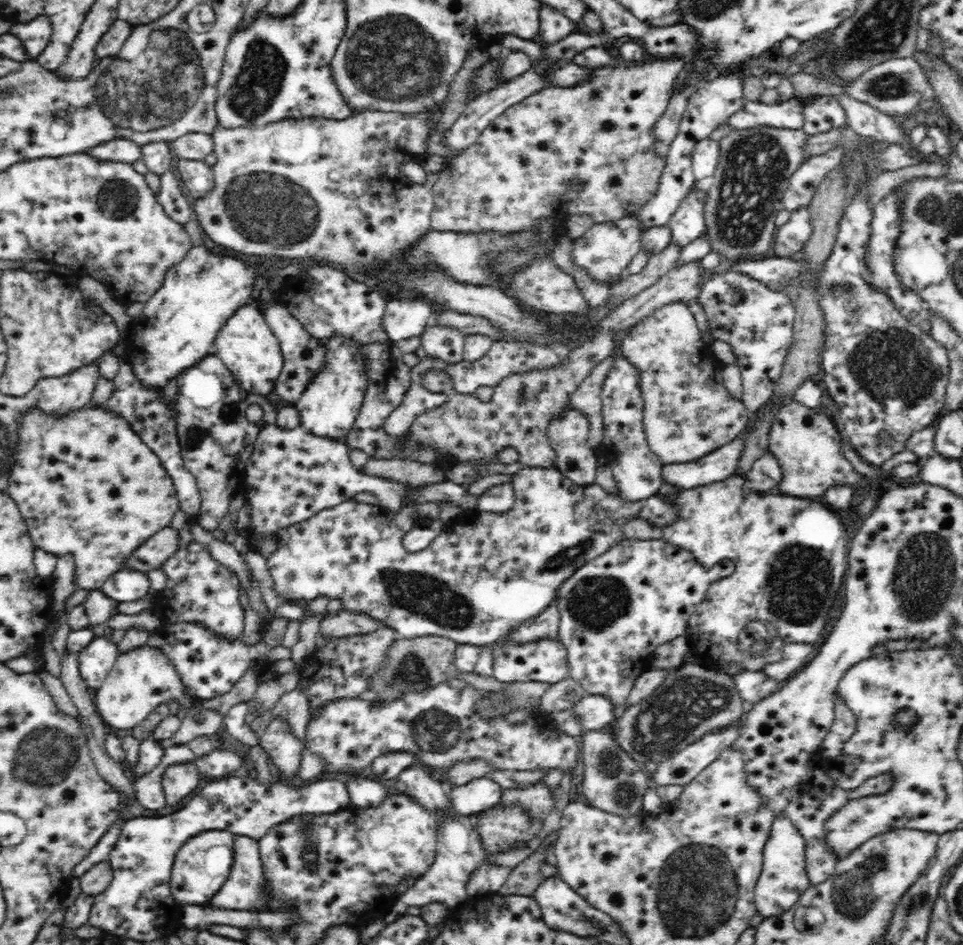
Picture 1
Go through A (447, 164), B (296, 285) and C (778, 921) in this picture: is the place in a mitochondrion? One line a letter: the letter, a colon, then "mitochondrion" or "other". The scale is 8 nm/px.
A: other
B: other
C: other

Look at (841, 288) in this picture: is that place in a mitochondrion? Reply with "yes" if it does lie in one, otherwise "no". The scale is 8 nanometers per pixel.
yes

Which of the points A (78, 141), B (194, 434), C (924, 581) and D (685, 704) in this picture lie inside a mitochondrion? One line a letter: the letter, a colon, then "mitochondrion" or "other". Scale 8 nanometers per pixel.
A: other
B: mitochondrion
C: mitochondrion
D: mitochondrion

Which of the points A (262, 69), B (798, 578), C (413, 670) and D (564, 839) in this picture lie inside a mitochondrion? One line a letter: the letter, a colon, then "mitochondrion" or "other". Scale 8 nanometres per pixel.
A: mitochondrion
B: mitochondrion
C: mitochondrion
D: other

